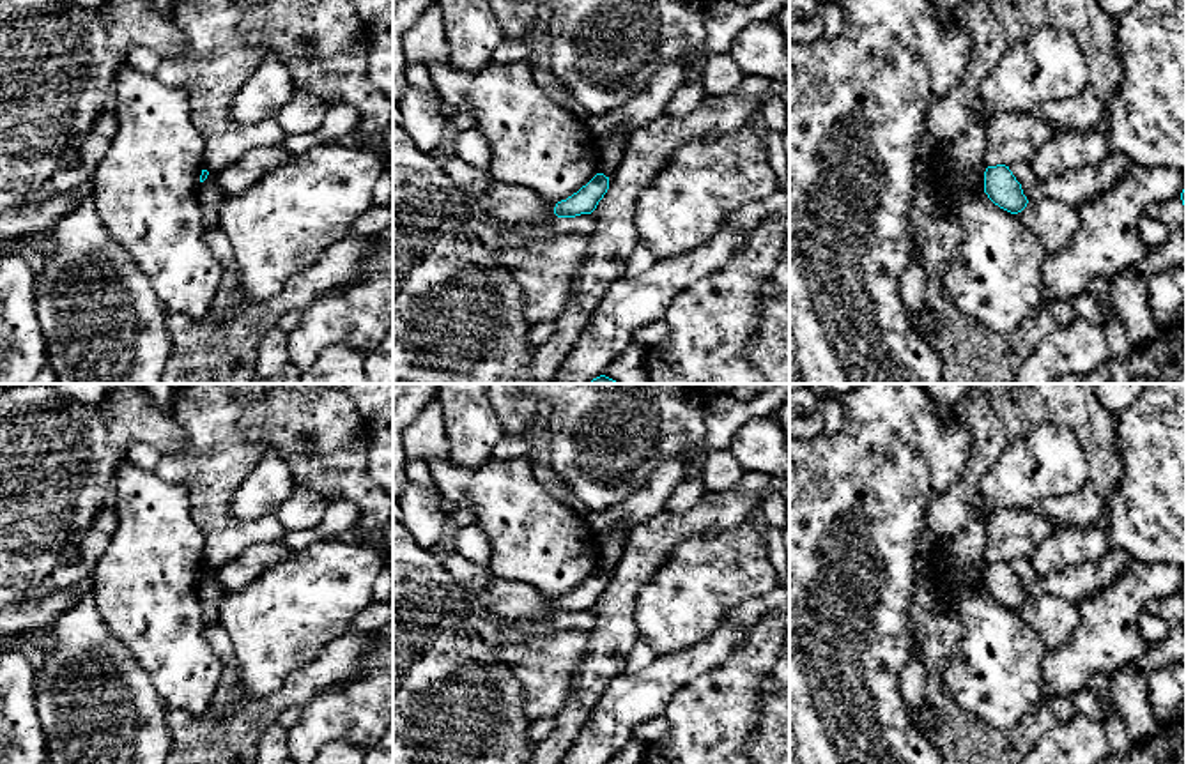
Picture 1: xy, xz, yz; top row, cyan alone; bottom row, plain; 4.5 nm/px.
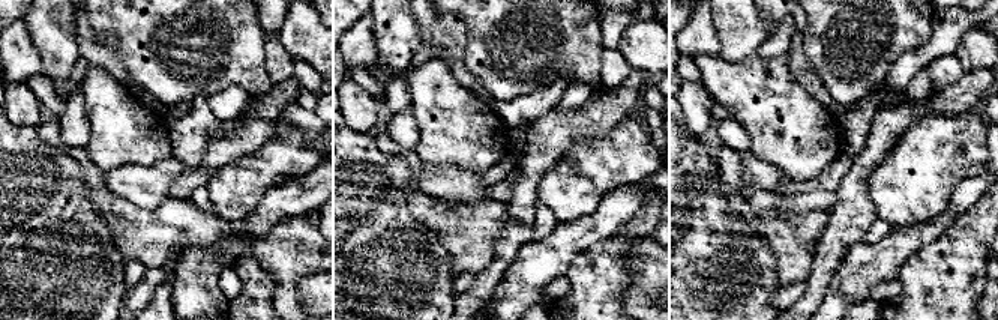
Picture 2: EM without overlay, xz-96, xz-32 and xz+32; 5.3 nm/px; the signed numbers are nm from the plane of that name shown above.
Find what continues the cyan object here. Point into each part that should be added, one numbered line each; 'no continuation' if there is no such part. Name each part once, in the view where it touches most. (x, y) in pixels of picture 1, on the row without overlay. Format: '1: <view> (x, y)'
no continuation

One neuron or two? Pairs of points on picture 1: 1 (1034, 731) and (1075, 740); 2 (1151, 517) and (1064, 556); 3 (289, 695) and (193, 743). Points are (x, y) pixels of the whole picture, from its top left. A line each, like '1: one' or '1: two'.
1: two
2: two
3: one

